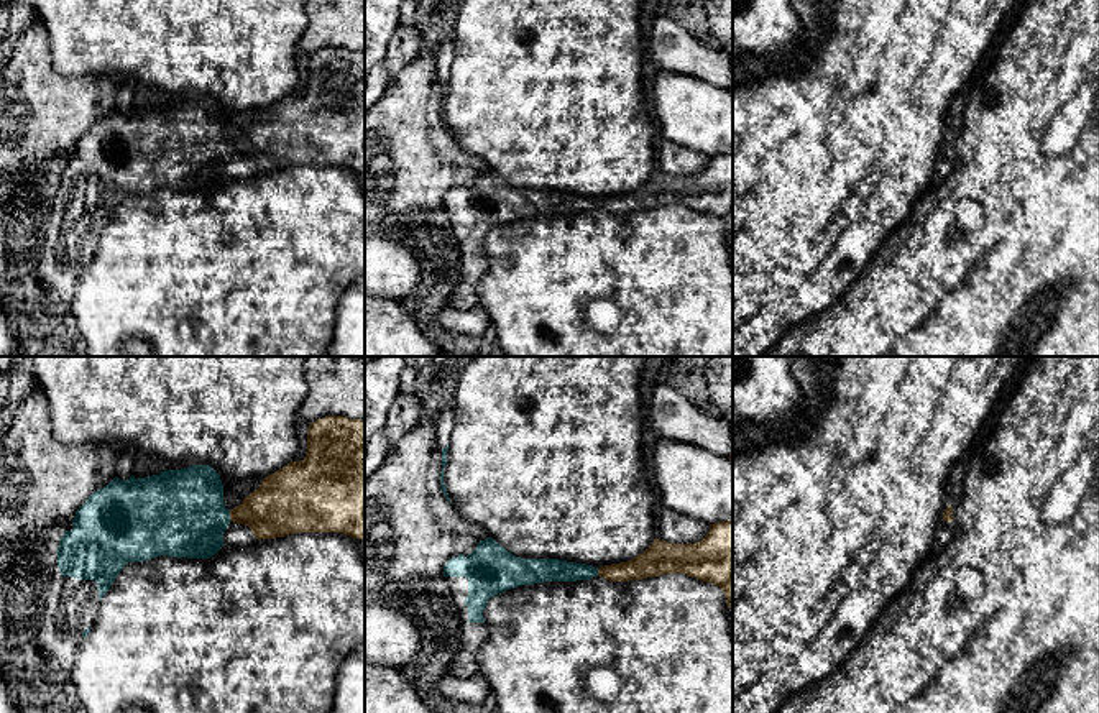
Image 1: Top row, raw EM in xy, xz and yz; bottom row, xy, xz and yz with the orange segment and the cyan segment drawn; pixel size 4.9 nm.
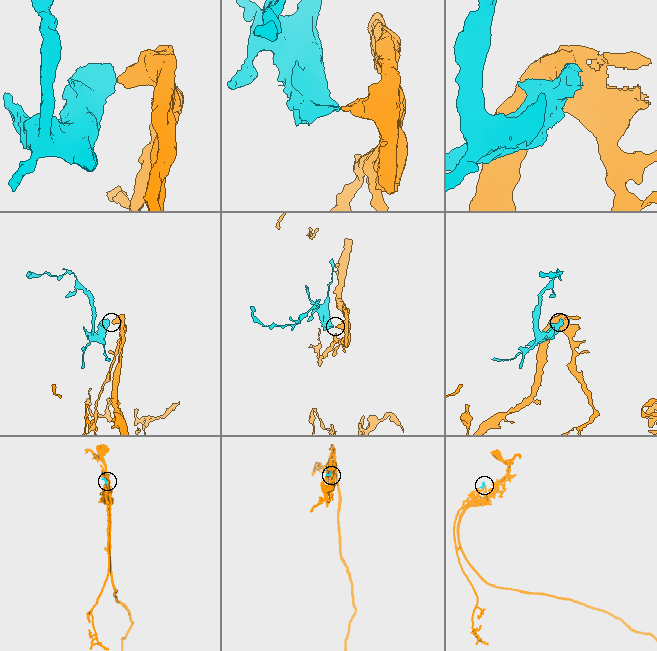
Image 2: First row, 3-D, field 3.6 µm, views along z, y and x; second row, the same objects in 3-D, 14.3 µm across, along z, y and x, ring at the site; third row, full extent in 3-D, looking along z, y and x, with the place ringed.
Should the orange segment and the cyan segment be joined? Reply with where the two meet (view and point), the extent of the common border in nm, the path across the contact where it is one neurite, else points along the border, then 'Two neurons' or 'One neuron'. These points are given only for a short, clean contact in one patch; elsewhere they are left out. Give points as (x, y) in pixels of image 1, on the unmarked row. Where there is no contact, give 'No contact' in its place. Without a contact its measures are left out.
Touches orange at xy (230, 148). Shared border 50 nm. Path across: xy (280, 138), (270, 143), (230, 148), (179, 145). One neuron

